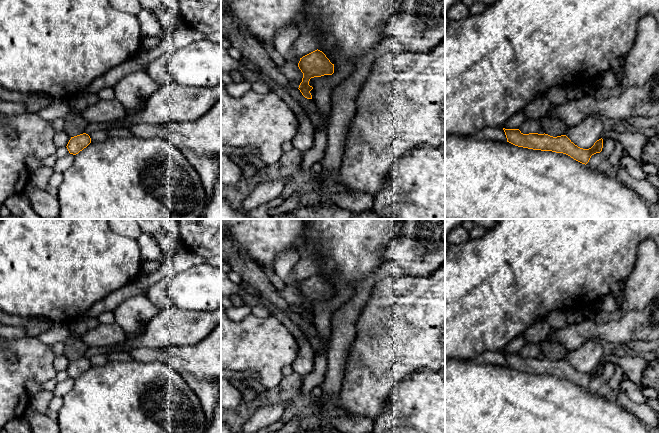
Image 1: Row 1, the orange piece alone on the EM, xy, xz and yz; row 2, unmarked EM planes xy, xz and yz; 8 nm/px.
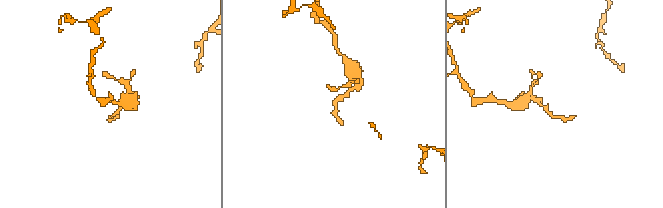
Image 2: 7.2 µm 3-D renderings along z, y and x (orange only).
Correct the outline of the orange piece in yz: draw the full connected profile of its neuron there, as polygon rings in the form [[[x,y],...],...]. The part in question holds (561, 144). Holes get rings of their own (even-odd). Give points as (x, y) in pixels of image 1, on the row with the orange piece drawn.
[[[503,128],[507,142],[523,148],[552,151],[563,153],[574,160],[587,164],[592,155],[600,153],[603,148],[603,139],[597,140],[589,149],[583,149],[575,145],[566,135],[557,137],[548,134],[529,133],[523,134],[519,129]]]

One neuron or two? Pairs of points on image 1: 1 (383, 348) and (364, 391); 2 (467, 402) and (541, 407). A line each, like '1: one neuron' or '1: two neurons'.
1: one neuron
2: one neuron

